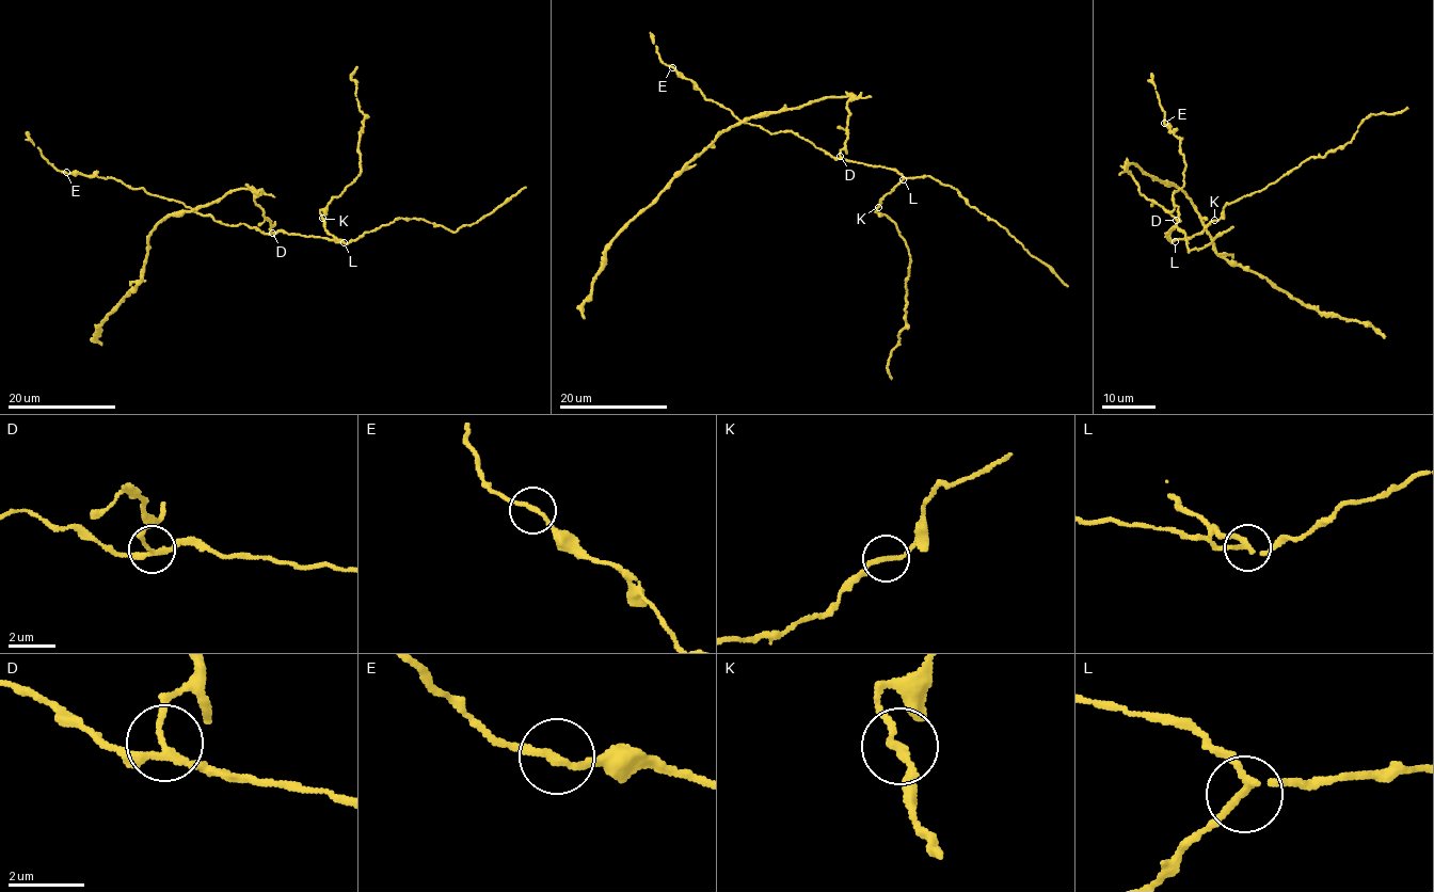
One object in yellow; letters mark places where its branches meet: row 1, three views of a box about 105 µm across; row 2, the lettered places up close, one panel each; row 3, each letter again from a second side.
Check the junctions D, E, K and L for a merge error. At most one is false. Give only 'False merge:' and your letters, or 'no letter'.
False merge: D

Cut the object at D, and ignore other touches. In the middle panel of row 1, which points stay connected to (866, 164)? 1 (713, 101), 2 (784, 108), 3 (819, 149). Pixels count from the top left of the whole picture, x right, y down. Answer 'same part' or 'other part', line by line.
1: same part
2: other part
3: same part

